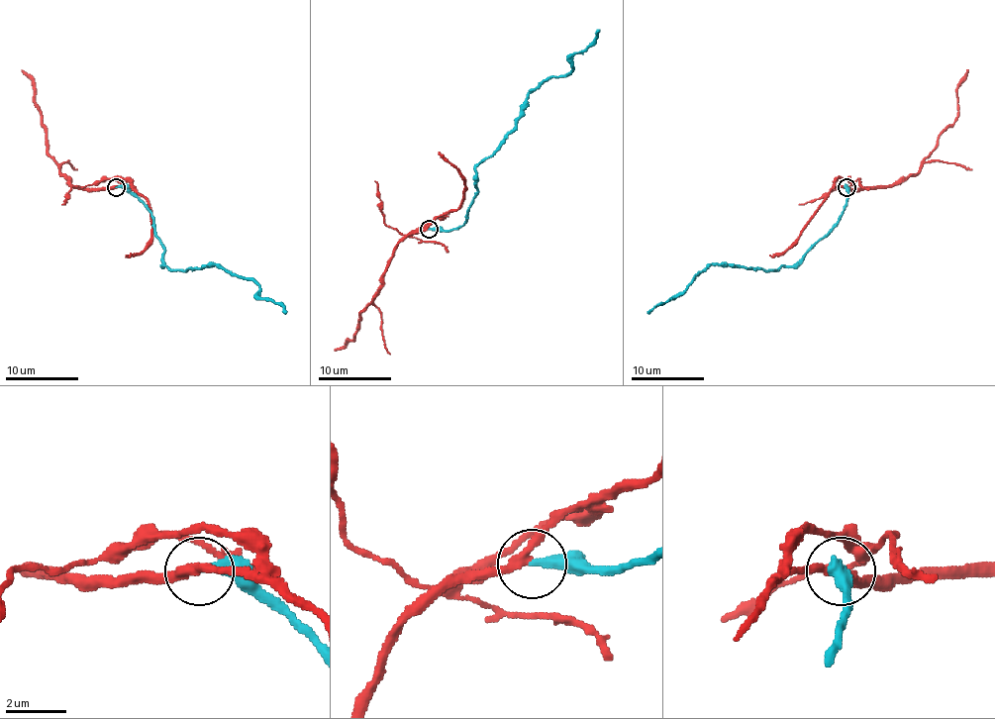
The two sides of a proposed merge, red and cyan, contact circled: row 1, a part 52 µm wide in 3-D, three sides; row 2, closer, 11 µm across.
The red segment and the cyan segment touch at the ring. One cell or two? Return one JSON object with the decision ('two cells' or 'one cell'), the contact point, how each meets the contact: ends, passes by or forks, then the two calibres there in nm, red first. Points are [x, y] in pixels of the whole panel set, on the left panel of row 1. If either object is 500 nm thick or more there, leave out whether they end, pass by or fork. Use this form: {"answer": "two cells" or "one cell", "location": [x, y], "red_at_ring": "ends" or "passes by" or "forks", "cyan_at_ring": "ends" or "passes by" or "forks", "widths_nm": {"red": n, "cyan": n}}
{"answer": "two cells", "location": [116, 187], "red_at_ring": "passes by", "cyan_at_ring": "ends", "widths_nm": {"red": 280, "cyan": 320}}

